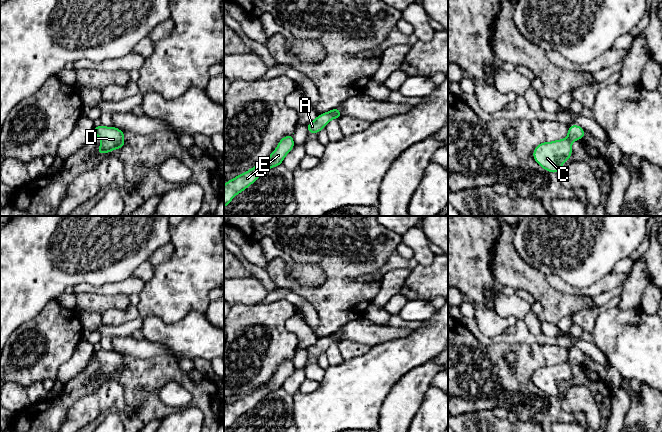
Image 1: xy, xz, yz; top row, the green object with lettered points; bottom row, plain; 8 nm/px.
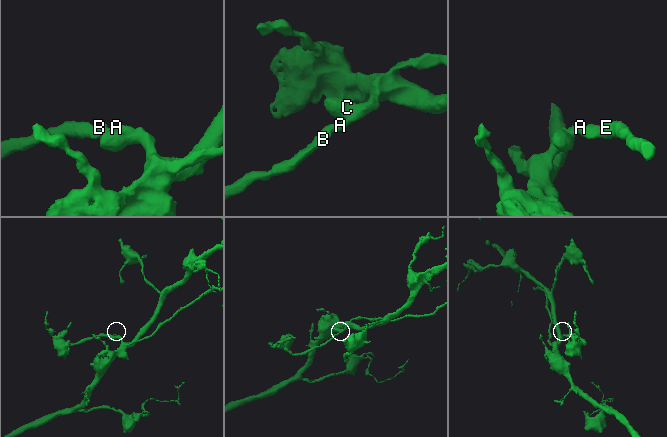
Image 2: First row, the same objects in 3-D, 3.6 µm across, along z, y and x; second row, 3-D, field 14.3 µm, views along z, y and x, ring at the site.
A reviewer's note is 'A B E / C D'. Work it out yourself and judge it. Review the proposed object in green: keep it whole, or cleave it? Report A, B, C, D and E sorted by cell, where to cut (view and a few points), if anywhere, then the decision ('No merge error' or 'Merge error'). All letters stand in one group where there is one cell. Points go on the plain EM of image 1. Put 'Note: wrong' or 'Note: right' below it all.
Groups: A B C D E. No split. No merge error
Note: wrong

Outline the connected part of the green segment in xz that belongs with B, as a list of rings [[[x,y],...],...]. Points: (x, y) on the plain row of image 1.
[[[293,358],[283,361],[279,365],[276,373],[265,385],[237,401],[228,404],[224,409],[224,432],[237,418],[253,408],[264,396],[268,395],[270,392],[281,389],[286,379],[294,372],[294,370]]]

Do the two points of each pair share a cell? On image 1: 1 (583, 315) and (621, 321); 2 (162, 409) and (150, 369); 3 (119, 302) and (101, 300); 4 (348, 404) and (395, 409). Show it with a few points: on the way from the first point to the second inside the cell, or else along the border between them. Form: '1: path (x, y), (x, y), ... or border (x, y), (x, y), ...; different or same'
1: border (603, 308), (596, 319), (591, 333); different
2: path (152, 399), (152, 379); same
3: path (115, 302), (105, 302); same
4: border (393, 387), (380, 408), (378, 421); different

